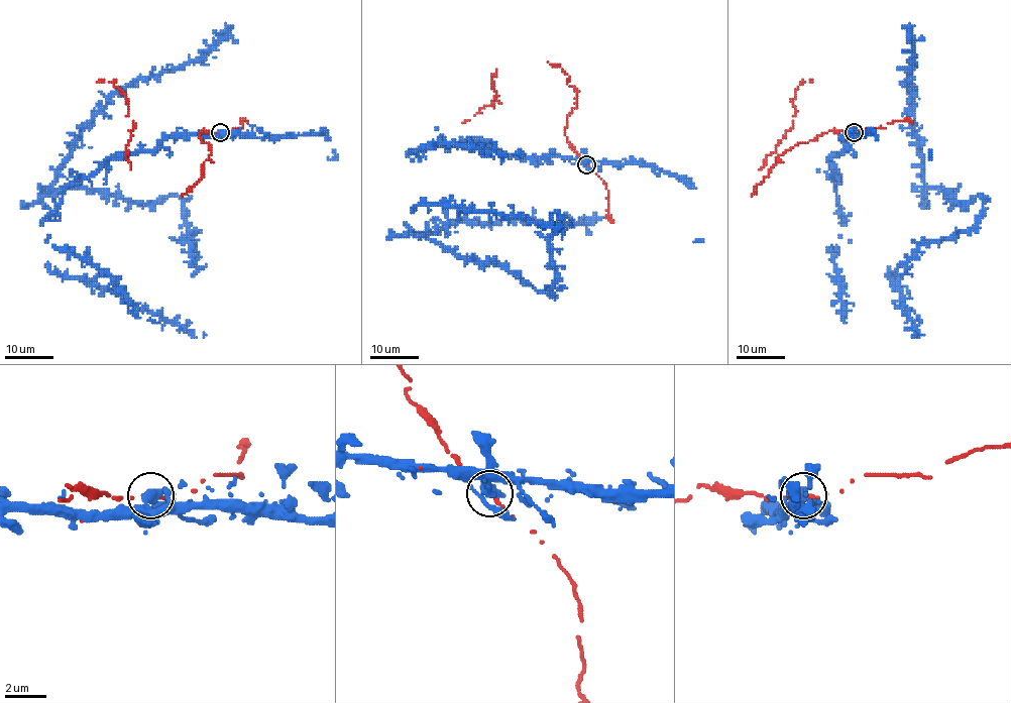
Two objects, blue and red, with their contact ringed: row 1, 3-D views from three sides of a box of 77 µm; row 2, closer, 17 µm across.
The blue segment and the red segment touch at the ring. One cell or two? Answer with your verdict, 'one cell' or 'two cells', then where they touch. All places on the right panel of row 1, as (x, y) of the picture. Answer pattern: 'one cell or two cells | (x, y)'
one cell | (854, 132)

